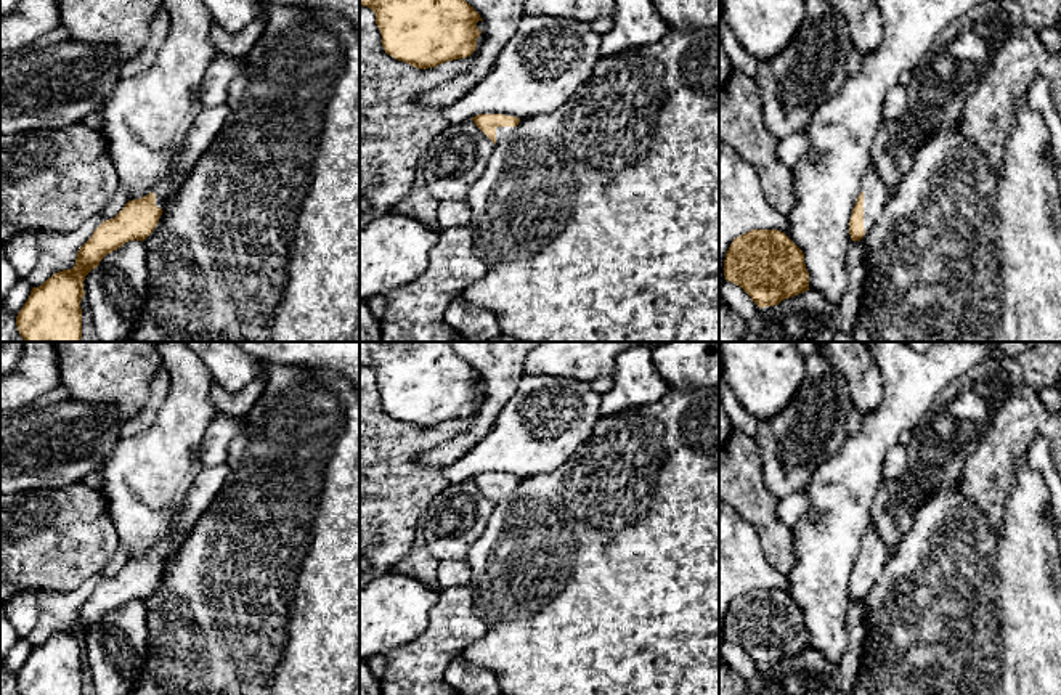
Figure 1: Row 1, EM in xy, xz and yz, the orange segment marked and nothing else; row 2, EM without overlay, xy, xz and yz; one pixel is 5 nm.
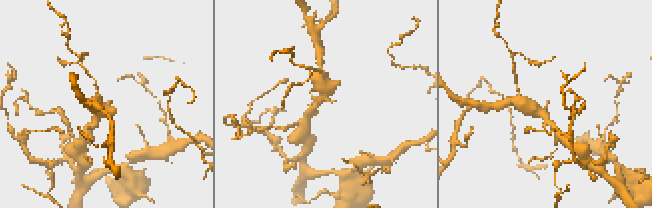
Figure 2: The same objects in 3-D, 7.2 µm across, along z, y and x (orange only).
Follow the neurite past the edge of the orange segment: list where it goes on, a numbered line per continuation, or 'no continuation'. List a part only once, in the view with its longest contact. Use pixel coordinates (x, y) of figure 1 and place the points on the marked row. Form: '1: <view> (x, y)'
1: yz (875, 195)

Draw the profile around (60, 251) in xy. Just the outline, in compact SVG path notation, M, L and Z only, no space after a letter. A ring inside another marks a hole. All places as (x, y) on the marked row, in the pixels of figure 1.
M101 212L88 217L82 226L72 233L59 234L43 231L43 247L39 265L27 274L26 281L32 287L42 286L48 278L75 265L79 249L91 238L93 231L104 222Z

